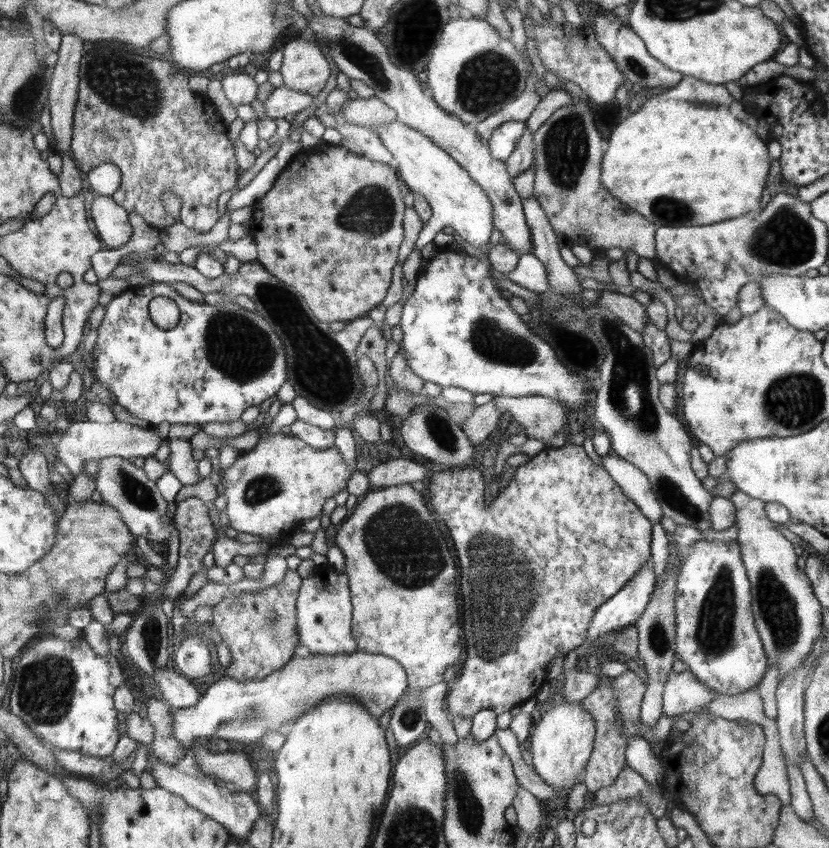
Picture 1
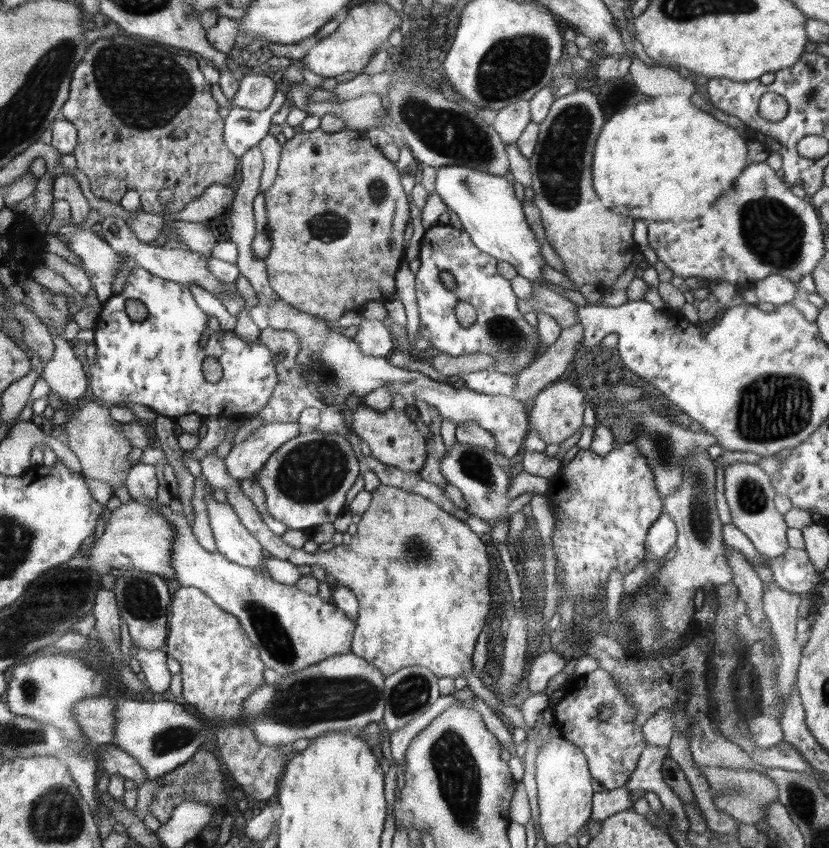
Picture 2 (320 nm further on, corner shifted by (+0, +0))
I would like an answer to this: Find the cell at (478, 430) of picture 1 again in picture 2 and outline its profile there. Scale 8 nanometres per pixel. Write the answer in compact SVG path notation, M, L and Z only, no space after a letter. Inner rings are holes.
M578 323L561 329L560 336L536 356L528 367L518 372L515 389L511 394L512 400L525 404L549 384L556 381L573 361L577 348L583 344L584 327Z

